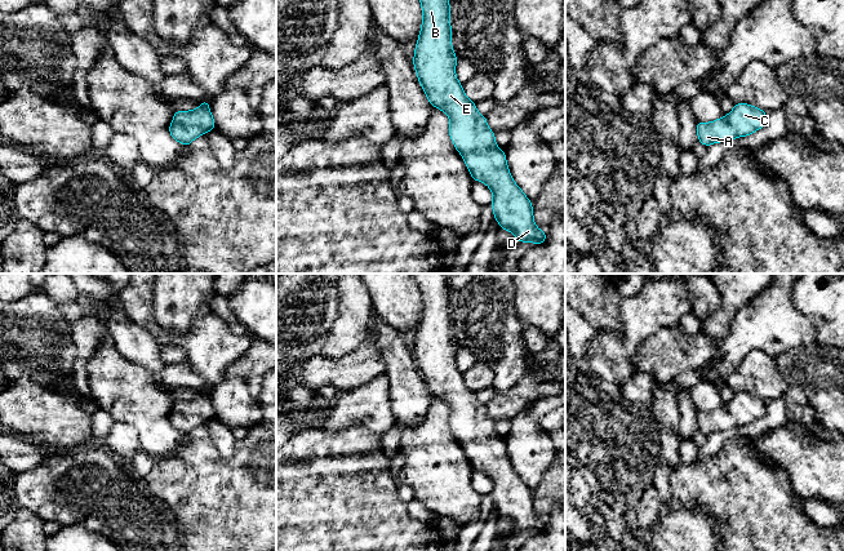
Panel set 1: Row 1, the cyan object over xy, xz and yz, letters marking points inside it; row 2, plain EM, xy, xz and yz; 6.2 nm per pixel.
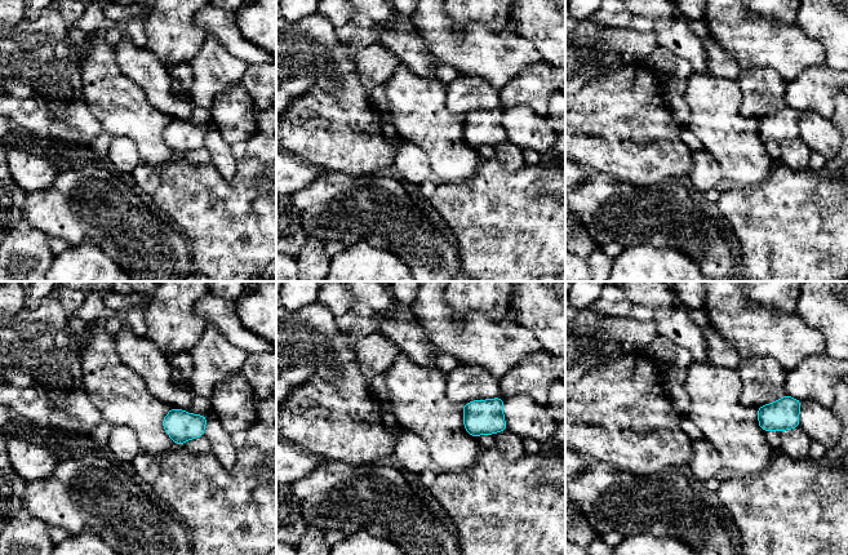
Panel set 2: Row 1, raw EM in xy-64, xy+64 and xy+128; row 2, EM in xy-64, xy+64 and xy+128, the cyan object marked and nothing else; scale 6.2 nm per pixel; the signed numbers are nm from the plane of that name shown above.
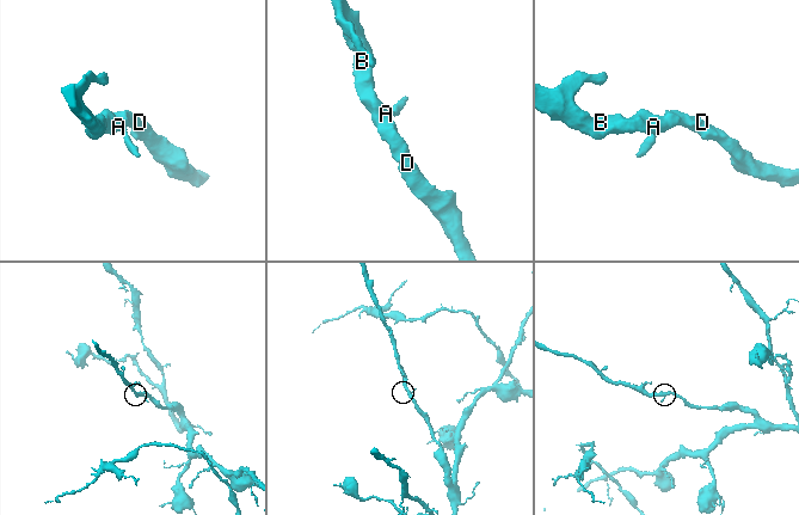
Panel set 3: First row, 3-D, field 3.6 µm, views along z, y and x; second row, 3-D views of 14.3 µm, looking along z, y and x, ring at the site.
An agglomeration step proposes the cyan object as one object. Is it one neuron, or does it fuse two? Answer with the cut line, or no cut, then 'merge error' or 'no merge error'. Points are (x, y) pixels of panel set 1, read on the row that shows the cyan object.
no cut | no merge error

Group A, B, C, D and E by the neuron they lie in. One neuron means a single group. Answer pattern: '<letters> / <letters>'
A B C D E

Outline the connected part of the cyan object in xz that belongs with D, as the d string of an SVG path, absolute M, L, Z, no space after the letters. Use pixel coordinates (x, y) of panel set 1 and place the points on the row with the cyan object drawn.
M419 0L422 5L422 27L418 35L418 41L414 50L413 65L416 68L417 77L427 99L432 107L437 107L444 111L450 119L449 135L456 150L463 156L463 161L471 173L474 181L484 182L493 192L492 209L494 218L499 226L511 231L516 241L532 241L534 245L546 241L546 232L541 231L533 221L532 201L524 195L521 188L514 182L511 173L506 163L505 151L496 146L496 137L493 130L488 128L487 117L480 115L476 110L476 105L470 101L462 89L462 84L456 77L456 63L457 55L452 48L452 27L450 27L450 10L452 6L448 0Z

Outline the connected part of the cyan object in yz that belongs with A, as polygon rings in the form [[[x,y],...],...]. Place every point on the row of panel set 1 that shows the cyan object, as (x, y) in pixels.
[[[736,103],[725,116],[711,123],[696,123],[698,141],[703,146],[728,142],[737,137],[746,137],[761,129],[767,123],[764,110],[747,103]]]

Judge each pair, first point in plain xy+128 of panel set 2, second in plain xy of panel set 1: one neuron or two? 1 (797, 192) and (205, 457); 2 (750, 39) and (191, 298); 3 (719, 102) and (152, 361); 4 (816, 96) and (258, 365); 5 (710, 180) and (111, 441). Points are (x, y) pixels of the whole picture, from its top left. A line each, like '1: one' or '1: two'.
1: one
2: two
3: two
4: one
5: one

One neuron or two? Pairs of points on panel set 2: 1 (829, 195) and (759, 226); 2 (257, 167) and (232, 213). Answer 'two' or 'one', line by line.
1: one
2: one

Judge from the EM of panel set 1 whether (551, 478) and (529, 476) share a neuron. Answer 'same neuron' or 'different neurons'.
different neurons

